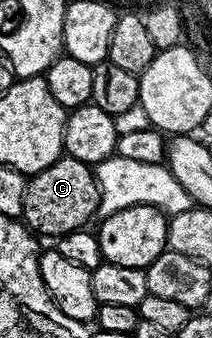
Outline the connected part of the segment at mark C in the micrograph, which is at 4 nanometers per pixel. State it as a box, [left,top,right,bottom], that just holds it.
[23,154,100,238]

